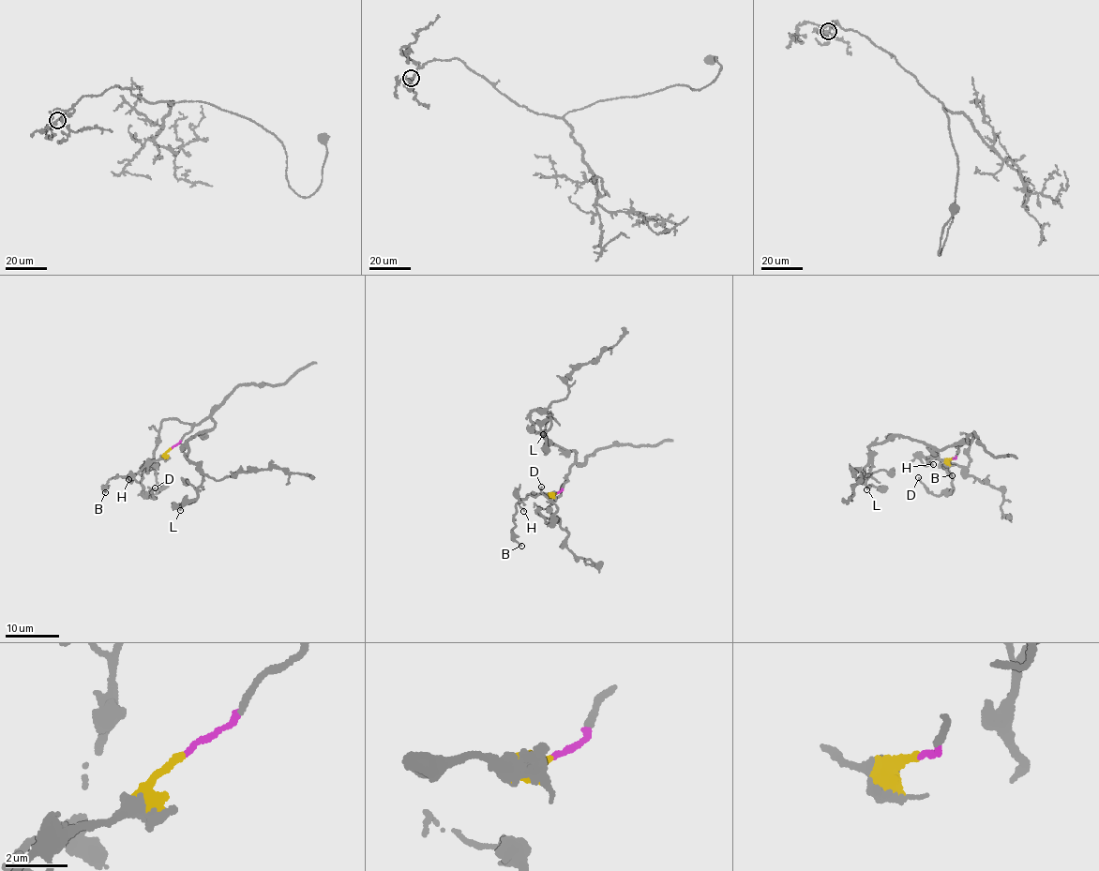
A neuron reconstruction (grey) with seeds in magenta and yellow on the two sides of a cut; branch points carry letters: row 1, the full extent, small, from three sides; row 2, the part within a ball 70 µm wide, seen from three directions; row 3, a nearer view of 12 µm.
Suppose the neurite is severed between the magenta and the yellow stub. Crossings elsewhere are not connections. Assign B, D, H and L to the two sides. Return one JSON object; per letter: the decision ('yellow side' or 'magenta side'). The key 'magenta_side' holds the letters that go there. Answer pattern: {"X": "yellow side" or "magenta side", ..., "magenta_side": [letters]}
{"B": "yellow side", "D": "magenta side", "H": "yellow side", "L": "magenta side", "magenta_side": ["D", "L"]}

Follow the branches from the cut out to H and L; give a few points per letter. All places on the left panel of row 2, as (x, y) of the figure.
H: (171, 448), (159, 459), (145, 461), (143, 468), (128, 476), (128, 480)
L: (172, 448), (192, 427), (208, 418), (215, 422), (188, 442), (186, 456), (202, 483), (196, 498), (180, 510)

